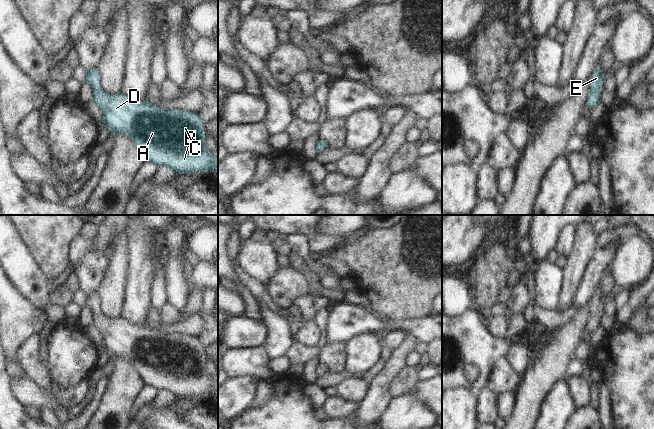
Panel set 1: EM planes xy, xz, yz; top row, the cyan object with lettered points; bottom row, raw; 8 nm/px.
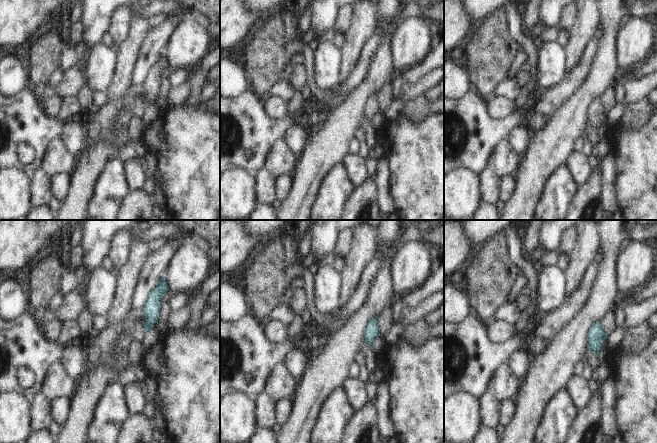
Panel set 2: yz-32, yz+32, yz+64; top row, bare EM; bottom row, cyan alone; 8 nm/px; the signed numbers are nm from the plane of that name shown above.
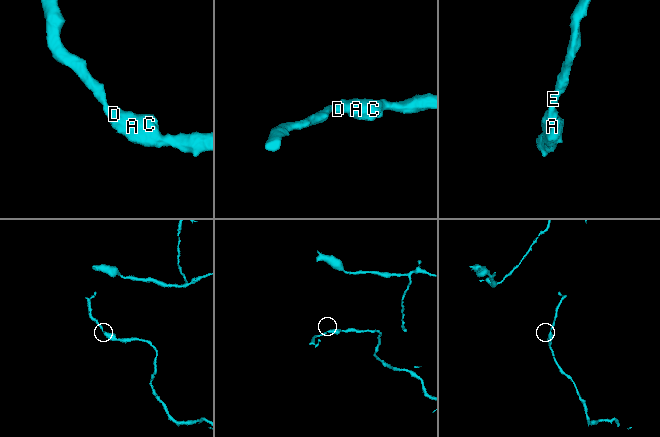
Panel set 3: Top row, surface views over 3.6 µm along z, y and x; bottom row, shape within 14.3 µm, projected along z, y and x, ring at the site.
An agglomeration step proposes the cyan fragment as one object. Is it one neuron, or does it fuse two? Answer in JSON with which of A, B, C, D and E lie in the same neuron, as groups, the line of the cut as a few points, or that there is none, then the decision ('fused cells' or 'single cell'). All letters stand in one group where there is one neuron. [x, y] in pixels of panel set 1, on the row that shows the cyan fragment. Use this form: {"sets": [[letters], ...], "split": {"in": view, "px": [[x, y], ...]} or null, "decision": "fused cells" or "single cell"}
{"sets": [["A", "B", "C", "D", "E"]], "split": null, "decision": "single cell"}

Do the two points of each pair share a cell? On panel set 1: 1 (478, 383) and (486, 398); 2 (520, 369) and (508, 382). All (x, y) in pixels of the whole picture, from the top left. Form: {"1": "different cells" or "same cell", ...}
{"1": "different cells", "2": "different cells"}

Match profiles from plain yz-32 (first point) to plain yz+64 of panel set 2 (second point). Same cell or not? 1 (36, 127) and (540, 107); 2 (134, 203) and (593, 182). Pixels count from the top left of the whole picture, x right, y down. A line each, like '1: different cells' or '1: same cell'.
1: same cell
2: same cell

